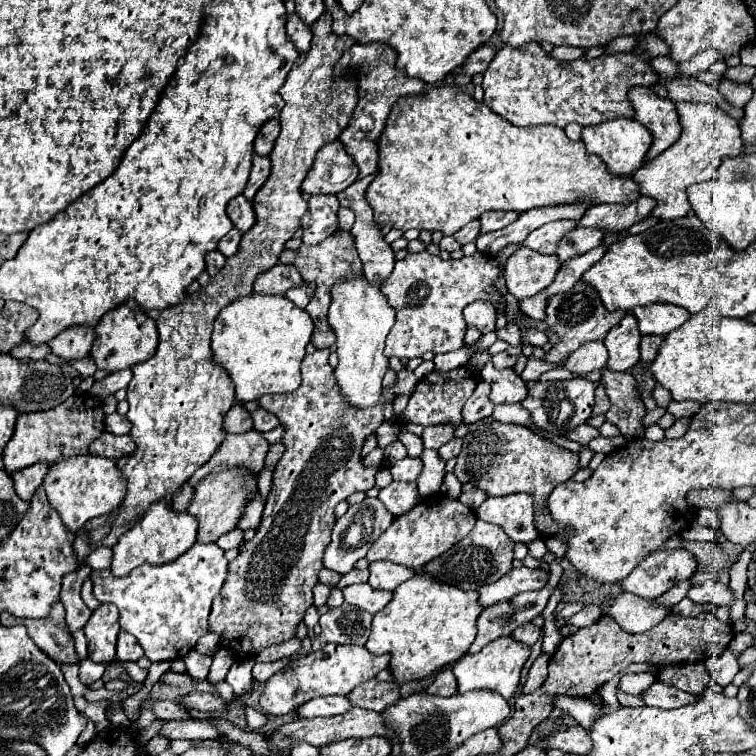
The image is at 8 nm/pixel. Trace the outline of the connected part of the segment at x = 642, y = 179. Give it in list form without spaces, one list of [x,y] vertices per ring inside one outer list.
[[[676,103],[676,111],[682,125],[680,139],[632,175],[634,183],[638,183],[638,191],[646,197],[656,199],[656,207],[650,217],[656,217],[660,221],[684,217],[690,211],[686,189],[694,183],[704,183],[712,179],[718,165],[728,157],[738,157],[744,147],[738,123],[718,107],[710,103]]]

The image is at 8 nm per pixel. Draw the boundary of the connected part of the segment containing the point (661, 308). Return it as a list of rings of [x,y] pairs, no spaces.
[[[650,303],[644,307],[634,307],[632,315],[636,317],[642,335],[668,335],[690,317],[686,309],[668,303]]]

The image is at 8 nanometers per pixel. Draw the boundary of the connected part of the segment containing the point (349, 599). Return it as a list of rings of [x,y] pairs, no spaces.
[[[368,583],[350,585],[350,587],[346,587],[342,593],[344,593],[346,603],[356,605],[356,607],[360,607],[360,609],[372,613],[372,615],[378,613],[384,605],[388,605],[390,599],[392,599],[392,595],[394,595],[392,591],[374,589],[374,587],[370,587]]]

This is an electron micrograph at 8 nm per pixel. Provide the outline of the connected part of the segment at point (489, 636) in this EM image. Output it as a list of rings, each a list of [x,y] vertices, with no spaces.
[[[550,591],[522,593],[516,595],[516,599],[512,599],[510,603],[496,603],[496,607],[488,607],[488,611],[482,611],[478,617],[478,635],[468,649],[468,655],[478,653],[484,645],[498,637],[510,635],[518,625],[532,621],[544,611],[548,597]]]

